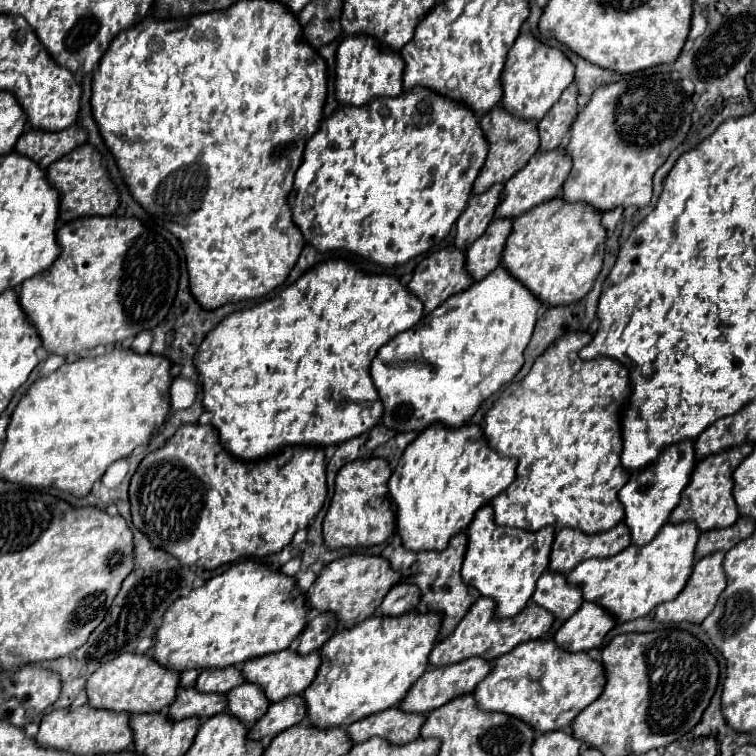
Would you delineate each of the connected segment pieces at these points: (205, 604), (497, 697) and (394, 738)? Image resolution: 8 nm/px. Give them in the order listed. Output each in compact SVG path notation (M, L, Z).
M251 559L241 561L171 605L155 635L157 645L151 655L175 671L237 665L287 649L305 629L307 613L305 593L297 589L295 577Z
M553 639L525 641L501 655L477 689L473 691L479 709L511 713L537 729L539 733L569 729L573 719L591 705L605 687L605 669L589 653L569 653Z
M389 707L353 723L347 731L353 743L361 743L371 737L381 737L391 743L409 743L419 737L425 719L427 715L407 713L399 707Z

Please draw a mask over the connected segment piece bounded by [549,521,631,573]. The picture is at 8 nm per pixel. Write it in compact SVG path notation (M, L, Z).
M623 521L615 529L587 535L579 529L559 529L555 535L549 571L569 573L581 561L591 557L611 557L631 545L631 533Z

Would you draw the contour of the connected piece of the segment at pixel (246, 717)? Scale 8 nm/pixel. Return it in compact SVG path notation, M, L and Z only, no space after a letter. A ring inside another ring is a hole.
M243 683L235 689L231 689L231 693L227 693L227 697L229 697L227 711L233 717L247 723L247 727L255 725L269 709L269 699L265 697L263 689L259 689L259 685L255 685L255 683Z

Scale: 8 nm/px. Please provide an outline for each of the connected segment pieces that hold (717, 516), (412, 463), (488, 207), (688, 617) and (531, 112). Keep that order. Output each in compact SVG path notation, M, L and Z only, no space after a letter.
M737 445L735 449L725 449L723 453L715 453L711 457L705 457L703 461L697 463L691 483L681 495L679 505L671 513L671 523L681 523L685 519L695 519L701 531L707 529L721 529L721 527L731 527L741 515L733 497L733 471L739 467L739 463L753 451L751 445Z
M435 423L407 445L389 479L389 493L397 509L397 533L407 549L445 549L453 535L469 527L479 507L487 505L515 481L517 459L499 457L483 437L479 425L453 429Z
M495 183L491 189L487 189L481 195L473 195L457 219L457 235L455 235L455 245L459 249L467 249L475 239L479 239L489 221L495 215L495 209L499 205L499 195L503 191L503 183Z
M713 553L703 557L701 561L697 561L693 575L689 579L689 583L685 585L685 589L671 601L665 601L663 605L659 605L655 609L655 621L661 623L679 623L679 621L693 621L693 623L701 623L715 607L719 595L725 589L725 571L723 571L723 557L725 553Z
M523 31L509 51L503 71L503 99L501 105L523 119L541 119L573 83L575 67L567 55L555 47L541 43L531 31Z

